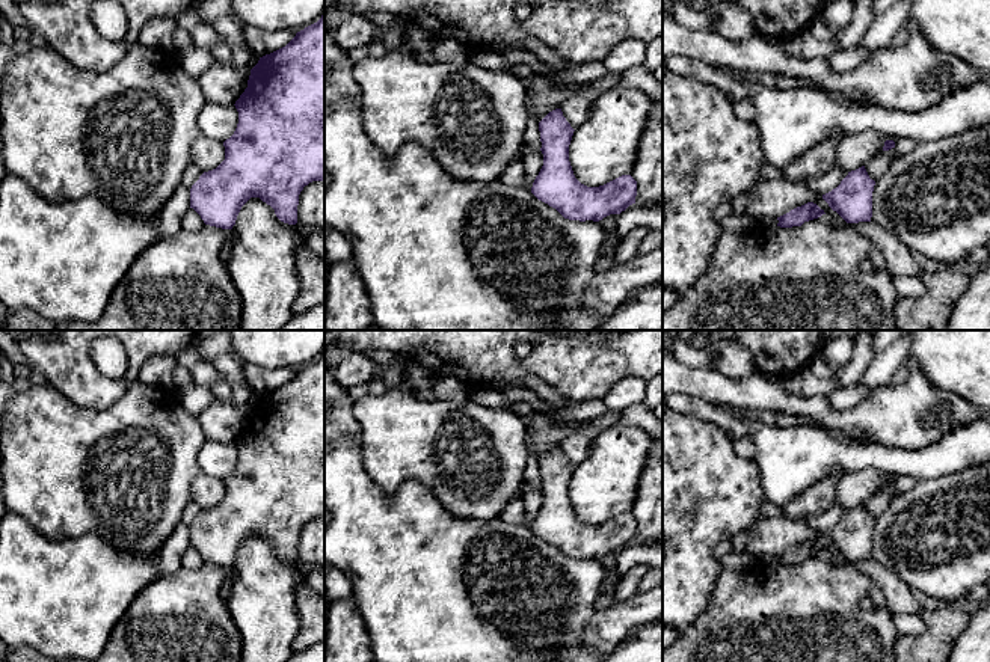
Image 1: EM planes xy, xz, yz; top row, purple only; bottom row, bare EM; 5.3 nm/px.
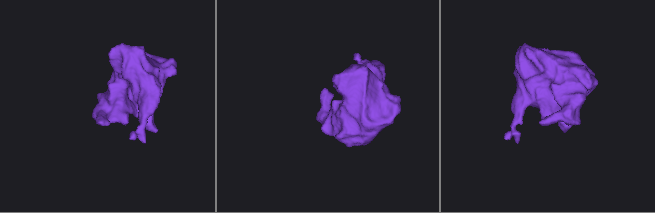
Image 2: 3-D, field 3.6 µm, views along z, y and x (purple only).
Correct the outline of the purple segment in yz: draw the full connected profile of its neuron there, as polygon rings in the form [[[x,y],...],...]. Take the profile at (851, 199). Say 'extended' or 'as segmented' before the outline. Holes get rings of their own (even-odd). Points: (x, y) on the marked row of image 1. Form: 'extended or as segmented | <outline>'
as segmented | [[[862,166],[848,172],[836,188],[822,195],[822,199],[847,223],[871,222],[874,185],[875,181]]]

